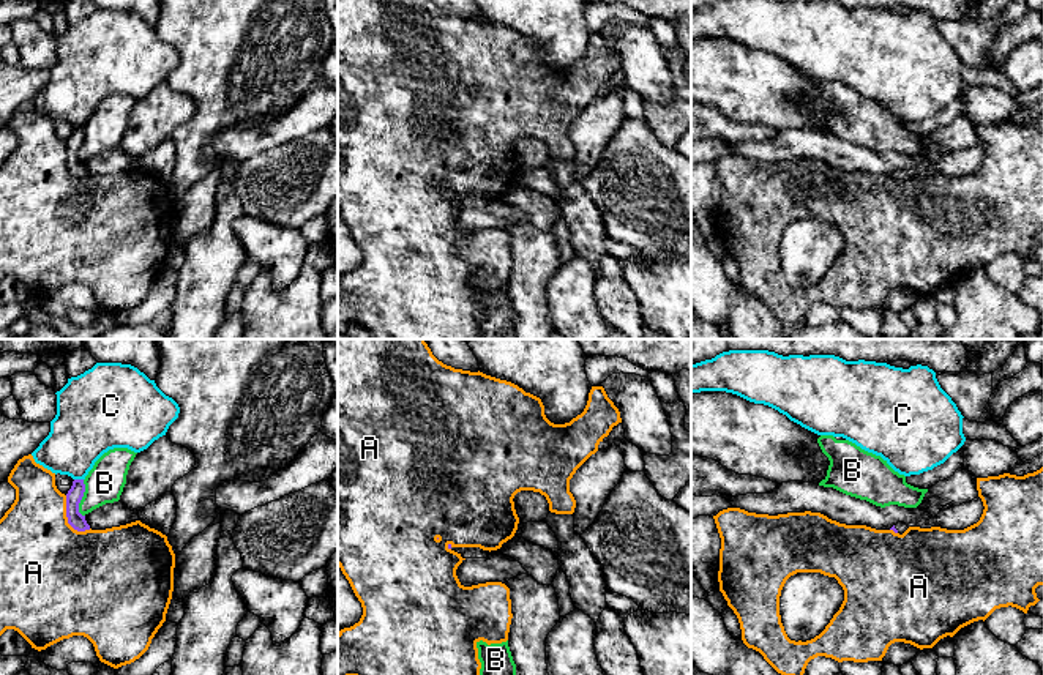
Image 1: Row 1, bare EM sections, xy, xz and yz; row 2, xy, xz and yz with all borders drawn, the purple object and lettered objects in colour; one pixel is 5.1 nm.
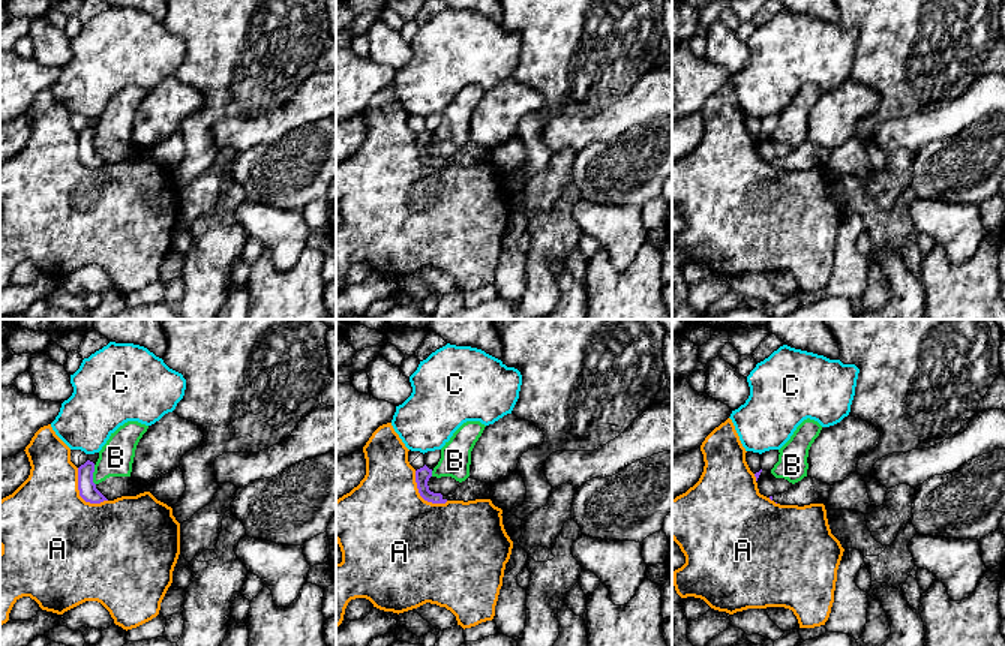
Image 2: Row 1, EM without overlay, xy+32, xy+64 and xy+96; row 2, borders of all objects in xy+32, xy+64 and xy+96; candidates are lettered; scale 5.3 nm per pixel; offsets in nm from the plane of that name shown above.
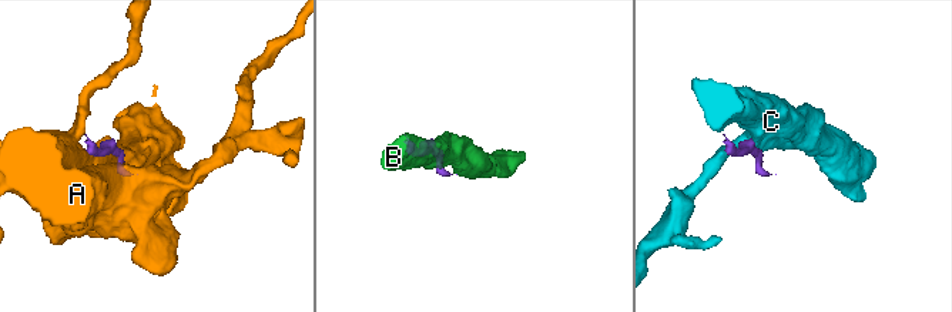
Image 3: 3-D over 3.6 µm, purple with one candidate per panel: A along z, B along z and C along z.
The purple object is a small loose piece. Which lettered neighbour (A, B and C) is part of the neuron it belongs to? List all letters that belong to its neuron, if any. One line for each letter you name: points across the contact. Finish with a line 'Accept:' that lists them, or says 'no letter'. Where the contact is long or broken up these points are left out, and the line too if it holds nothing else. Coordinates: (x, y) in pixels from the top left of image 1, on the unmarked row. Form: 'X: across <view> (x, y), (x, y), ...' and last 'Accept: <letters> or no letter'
Accept: no letter

